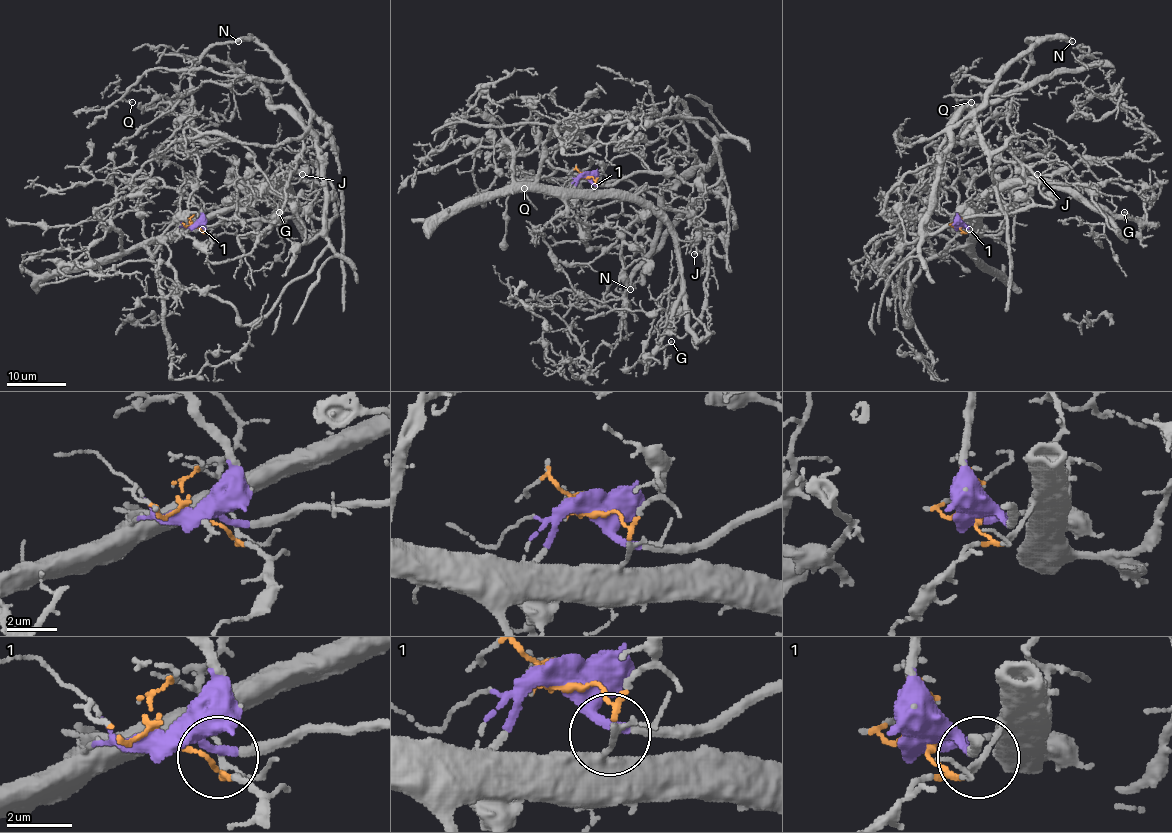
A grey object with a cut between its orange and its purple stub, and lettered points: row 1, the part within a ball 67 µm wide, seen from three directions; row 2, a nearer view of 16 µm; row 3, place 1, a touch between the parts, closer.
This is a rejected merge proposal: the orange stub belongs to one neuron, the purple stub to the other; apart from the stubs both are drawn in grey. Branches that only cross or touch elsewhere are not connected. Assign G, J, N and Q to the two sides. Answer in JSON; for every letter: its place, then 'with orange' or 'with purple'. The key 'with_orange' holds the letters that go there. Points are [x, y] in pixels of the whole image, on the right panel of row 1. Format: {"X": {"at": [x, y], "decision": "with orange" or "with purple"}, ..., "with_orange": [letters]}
{"G": {"at": [1124, 212], "decision": "with orange"}, "J": {"at": [1037, 174], "decision": "with purple"}, "N": {"at": [1072, 41], "decision": "with purple"}, "Q": {"at": [971, 102], "decision": "with purple"}, "with_orange": ["G"]}

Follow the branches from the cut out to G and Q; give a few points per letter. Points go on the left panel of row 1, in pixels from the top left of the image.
G: (193, 225), (202, 233), (202, 222), (232, 210), (271, 185), (286, 182), (289, 194), (269, 218), (280, 212)
Q: (193, 225), (304, 215), (323, 233), (311, 110), (286, 81), (192, 69), (150, 69), (132, 101)

